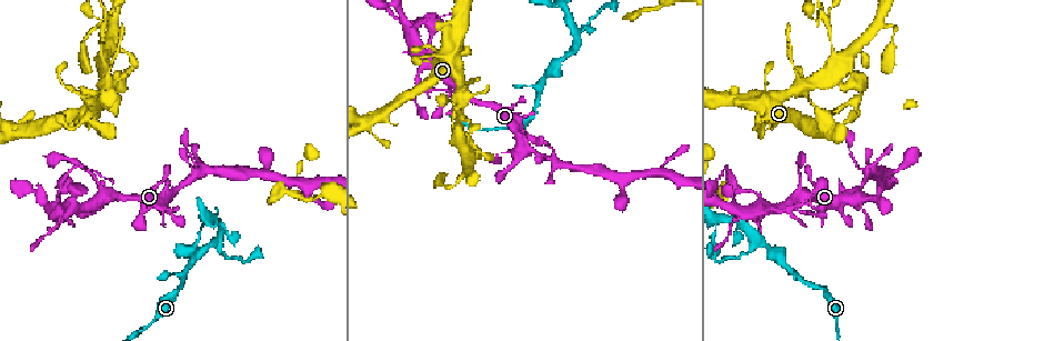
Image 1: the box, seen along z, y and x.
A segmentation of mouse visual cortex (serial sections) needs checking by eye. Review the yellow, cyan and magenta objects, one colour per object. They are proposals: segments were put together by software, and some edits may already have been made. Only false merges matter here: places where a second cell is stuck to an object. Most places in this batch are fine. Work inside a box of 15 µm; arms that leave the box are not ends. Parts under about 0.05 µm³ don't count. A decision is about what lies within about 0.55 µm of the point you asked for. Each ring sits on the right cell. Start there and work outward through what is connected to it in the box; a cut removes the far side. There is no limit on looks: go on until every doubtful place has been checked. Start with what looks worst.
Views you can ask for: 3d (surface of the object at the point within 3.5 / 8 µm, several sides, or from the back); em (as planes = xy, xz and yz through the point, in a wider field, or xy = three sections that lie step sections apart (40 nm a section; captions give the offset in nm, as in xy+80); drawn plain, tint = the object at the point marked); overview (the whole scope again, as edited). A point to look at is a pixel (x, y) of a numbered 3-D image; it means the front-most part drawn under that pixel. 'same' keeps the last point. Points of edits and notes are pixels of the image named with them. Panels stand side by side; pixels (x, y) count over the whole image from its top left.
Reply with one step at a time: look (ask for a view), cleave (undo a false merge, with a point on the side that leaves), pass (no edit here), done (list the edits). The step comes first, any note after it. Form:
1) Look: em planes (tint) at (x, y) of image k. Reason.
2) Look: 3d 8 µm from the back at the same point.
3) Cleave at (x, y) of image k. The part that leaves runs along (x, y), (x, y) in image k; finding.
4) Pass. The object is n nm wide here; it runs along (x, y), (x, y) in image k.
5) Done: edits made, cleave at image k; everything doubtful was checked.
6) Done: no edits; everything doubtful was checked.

Look: 3d 3.5 µm at (564, 11) of image 1. Small branch off a trunk.

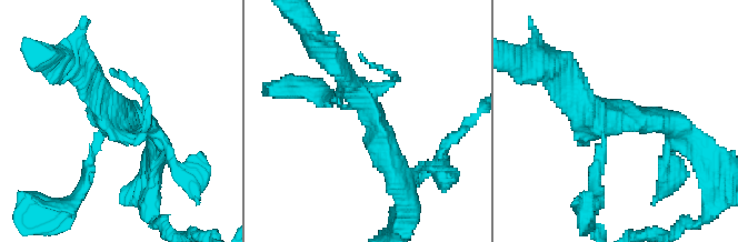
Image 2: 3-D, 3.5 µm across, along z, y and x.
Look: em xy step 5 (tint) at (122, 118) of image 2. 4 arms meet here; the arms are 100, 150, 300, 350 nm wide; need the tissue.

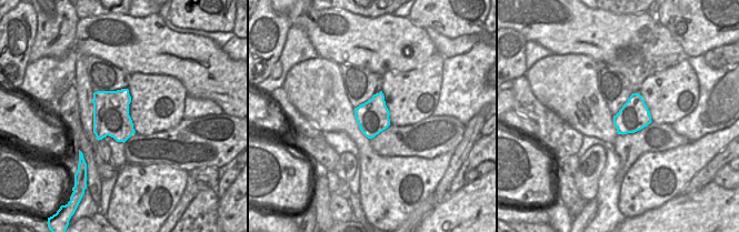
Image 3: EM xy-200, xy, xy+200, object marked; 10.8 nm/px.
Pass. It runs along (397, 178), (366, 107), (339, 100) in image 2; all the same cell.

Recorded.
Look: 3d 3.5 µm at (199, 170) of image 1. Abrupt turn.

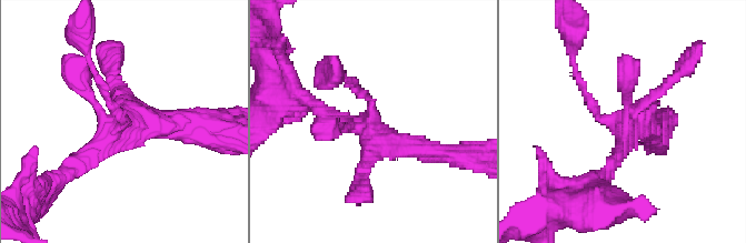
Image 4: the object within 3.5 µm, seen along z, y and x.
Look: em xy step 2 (tint) at (371, 123) of image 4. Shape alone is not enough.

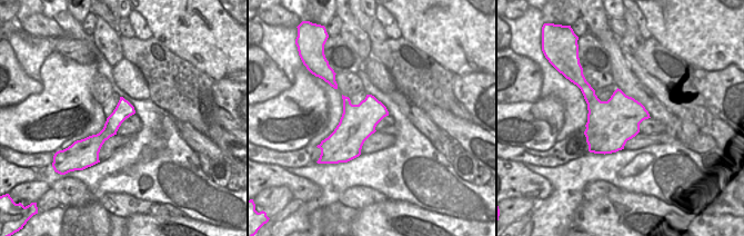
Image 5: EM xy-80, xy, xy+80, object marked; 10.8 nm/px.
Pass. It runs along (124, 102), (111, 127), (88, 147) in image 5; continuous, no second cell.

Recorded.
Look: 3d 3.5 µm from the back at (842, 66) of image 1. Sharp bend.

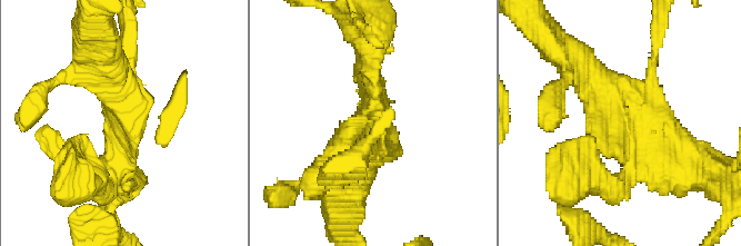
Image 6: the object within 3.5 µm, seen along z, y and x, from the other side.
Look: em xy step 1 (tint) at (628, 122) of image 6.

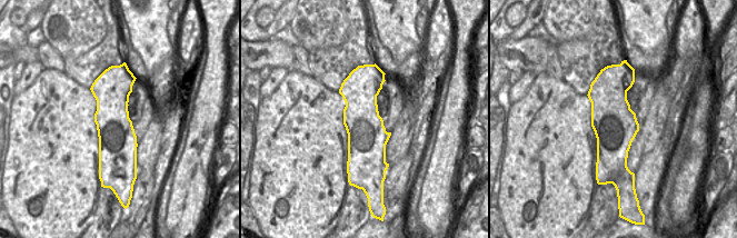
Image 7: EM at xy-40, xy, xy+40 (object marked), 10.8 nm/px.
Pass. It runs along (109, 75), (122, 170) in image 7; one cell here.

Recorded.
Look: 3d 3.5 µm from the back at (823, 18) of image 1. Four-way junction.

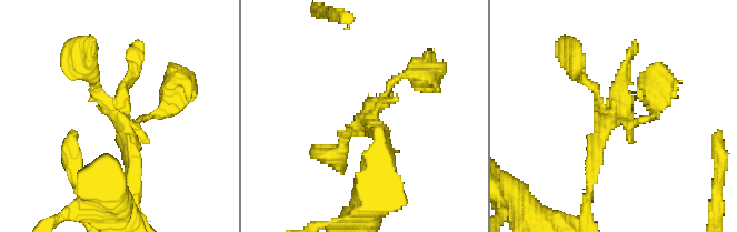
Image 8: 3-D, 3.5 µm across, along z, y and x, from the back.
Look: em planes (tint) at (611, 117) of image 8. 4 arms meet here; the arms are 100, 150, 150, 200 nm wide; shape alone is not enough.

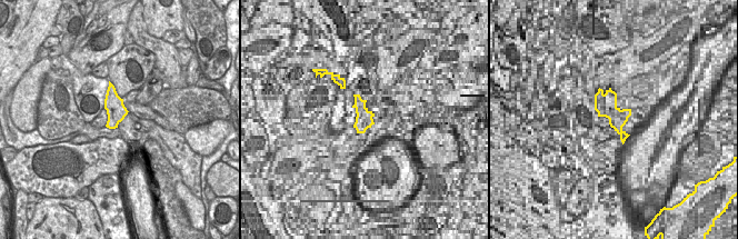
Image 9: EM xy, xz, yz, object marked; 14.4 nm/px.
Pass. It runs along (136, 185), (118, 114), (136, 124), (159, 111) in image 8; continuous, no second cell.

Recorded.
Done: no edits; everything doubtful was checked.

